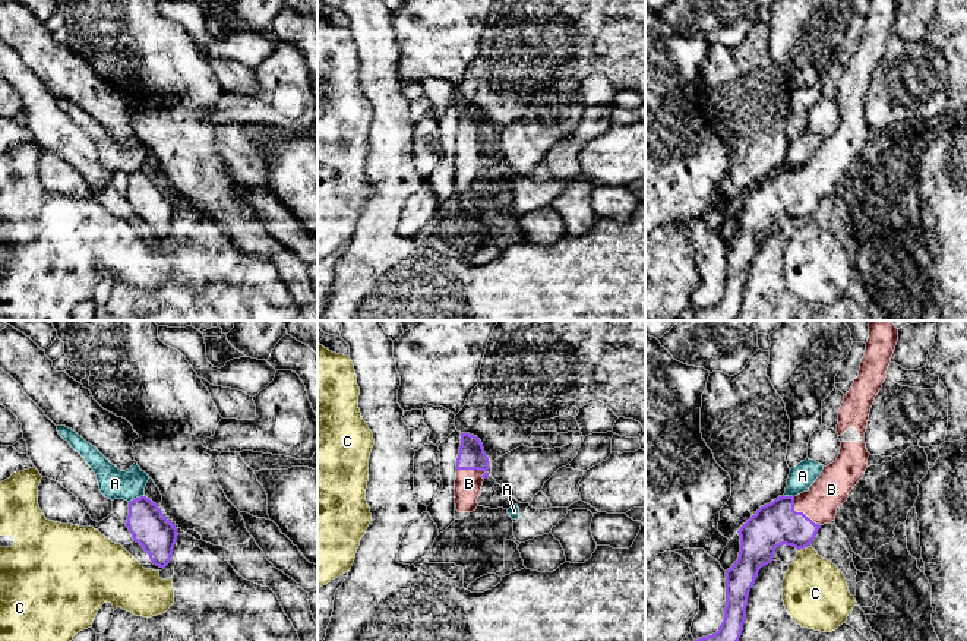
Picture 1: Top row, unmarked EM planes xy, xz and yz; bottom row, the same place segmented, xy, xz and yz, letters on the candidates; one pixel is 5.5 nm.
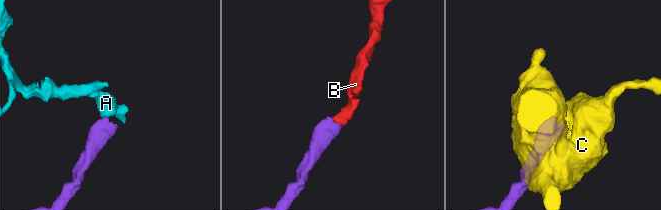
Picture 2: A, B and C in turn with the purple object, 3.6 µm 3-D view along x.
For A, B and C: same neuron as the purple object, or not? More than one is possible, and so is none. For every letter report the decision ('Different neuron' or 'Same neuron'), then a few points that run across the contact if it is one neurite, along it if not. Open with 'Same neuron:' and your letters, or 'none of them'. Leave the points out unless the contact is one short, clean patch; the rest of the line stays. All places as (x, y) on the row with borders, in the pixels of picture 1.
Same neuron: B
A: Different neuron. Line: xy (144, 495), (129, 502)
B: Same neuron. Line: yz (774, 524), (793, 521), (802, 512), (811, 510), (831, 489)
C: Different neuron. Line: yz (806, 546), (798, 550)

